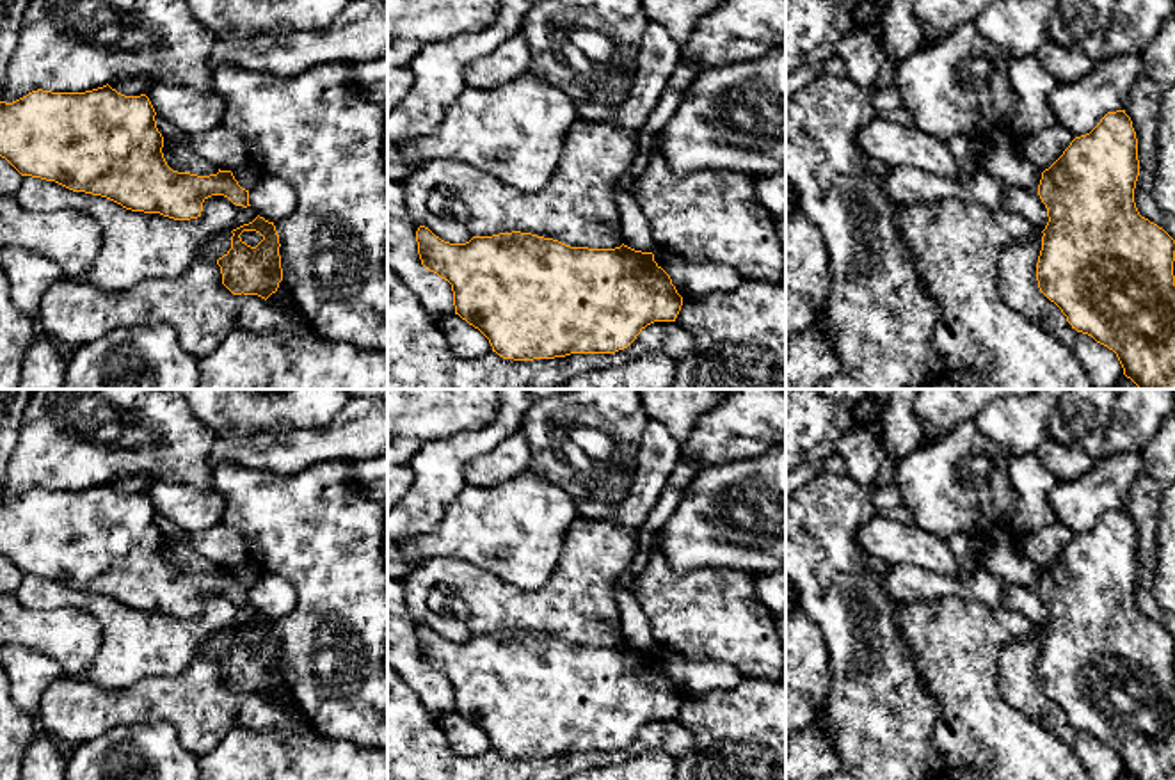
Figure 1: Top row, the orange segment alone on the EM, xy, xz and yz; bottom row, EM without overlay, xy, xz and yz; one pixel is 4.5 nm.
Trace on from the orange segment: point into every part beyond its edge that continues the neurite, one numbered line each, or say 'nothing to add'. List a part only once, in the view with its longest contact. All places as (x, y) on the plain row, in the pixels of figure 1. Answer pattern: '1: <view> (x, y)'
nothing to add

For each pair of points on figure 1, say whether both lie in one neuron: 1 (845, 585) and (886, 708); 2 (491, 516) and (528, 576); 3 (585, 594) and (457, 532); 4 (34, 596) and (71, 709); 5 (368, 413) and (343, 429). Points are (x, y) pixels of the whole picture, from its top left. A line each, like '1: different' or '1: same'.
1: same
2: same
3: different
4: different
5: same

